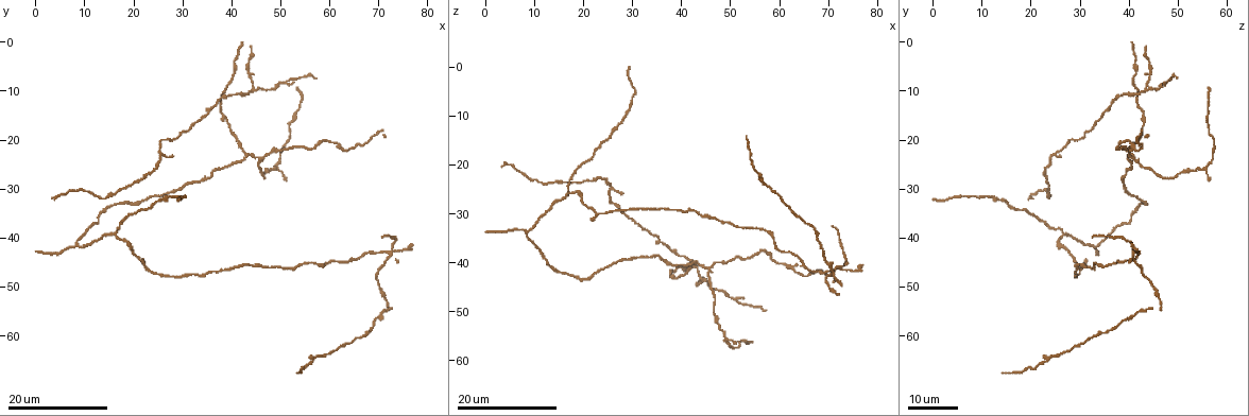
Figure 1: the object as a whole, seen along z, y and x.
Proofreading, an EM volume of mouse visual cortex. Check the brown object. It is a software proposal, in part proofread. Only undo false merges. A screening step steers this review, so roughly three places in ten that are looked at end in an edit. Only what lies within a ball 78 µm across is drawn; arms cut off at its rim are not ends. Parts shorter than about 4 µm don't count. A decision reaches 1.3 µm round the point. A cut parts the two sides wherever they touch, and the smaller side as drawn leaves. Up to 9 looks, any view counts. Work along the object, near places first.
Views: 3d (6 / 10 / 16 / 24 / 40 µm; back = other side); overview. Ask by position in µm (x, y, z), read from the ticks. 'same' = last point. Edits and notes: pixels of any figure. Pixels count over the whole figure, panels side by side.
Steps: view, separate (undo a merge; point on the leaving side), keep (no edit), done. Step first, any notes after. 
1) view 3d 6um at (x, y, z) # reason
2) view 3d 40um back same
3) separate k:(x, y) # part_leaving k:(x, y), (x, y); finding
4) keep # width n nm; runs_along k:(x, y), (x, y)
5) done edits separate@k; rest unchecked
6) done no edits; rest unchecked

view 3d 24um at (44.5, 9.5, 43.0) # arms part here

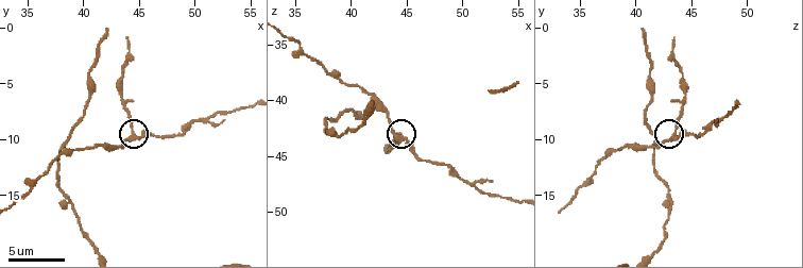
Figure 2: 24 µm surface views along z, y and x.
view 3d 10um at (44.4, 9.6, 43.4) # closer look

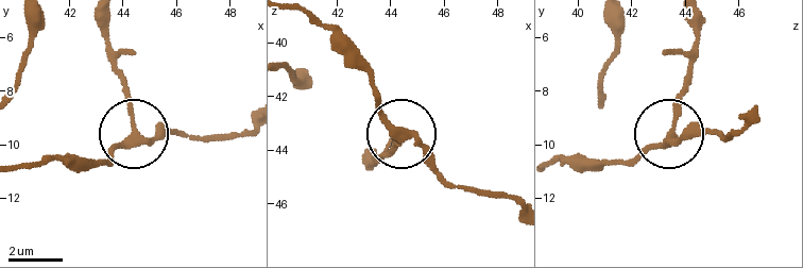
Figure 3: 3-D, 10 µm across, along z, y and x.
keep # side_arm 10 um; continuous, no second cell

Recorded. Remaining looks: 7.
view 3d 16um at (45.5, 24.0, 41.0)

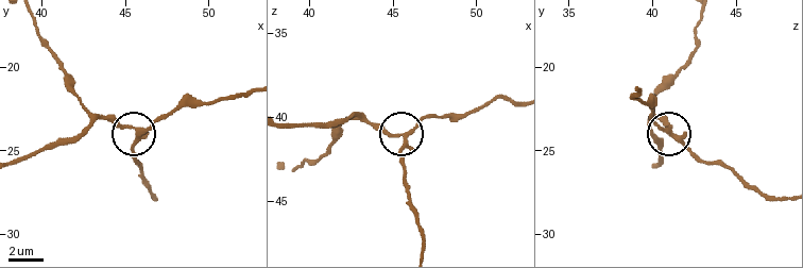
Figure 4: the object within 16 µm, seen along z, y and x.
view 3d 10um at (46.1, 23.9, 40.9) # zoom in

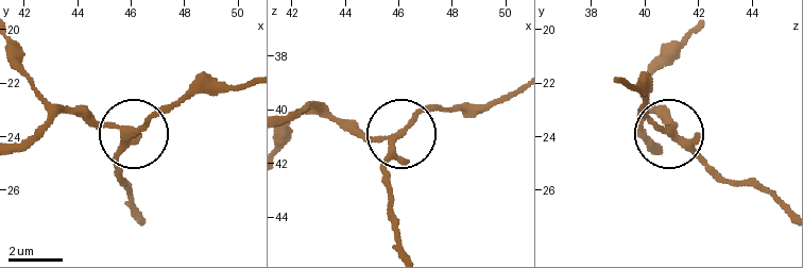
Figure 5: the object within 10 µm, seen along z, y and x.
keep # runs_along 5:(23, 149), (71, 111), (139, 129), (192, 85); all the same cell

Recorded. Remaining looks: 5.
view 3d 16um at (63.5, 22.0, 41.0) # small branch off a trunk

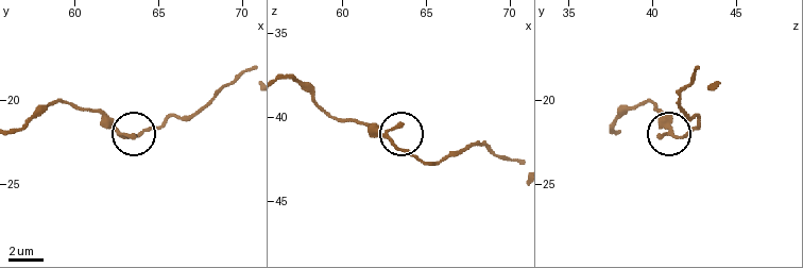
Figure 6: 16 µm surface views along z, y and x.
view 3d 10um at (62.9, 22.0, 41.5)

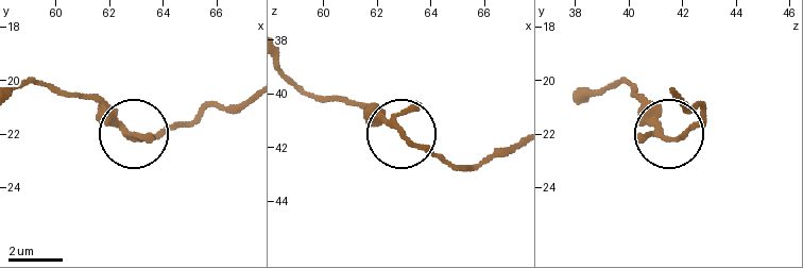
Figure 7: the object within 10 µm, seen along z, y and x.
keep # arms 3; all the same cell

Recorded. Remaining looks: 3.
view 3d 10um at (40.8, 10.6, 39.2)

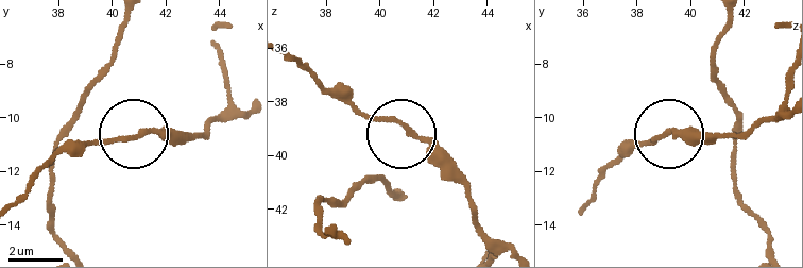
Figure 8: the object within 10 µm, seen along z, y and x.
view 3d 6um at (41.1, 10.6, 39.1)

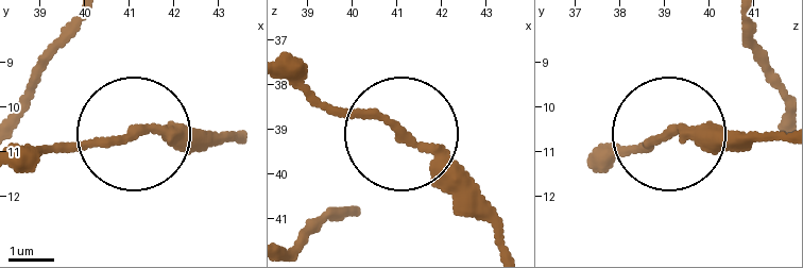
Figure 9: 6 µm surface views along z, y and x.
keep # side_arm 23 um; all the same cell

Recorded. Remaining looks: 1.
done no edits; rest unchecked

